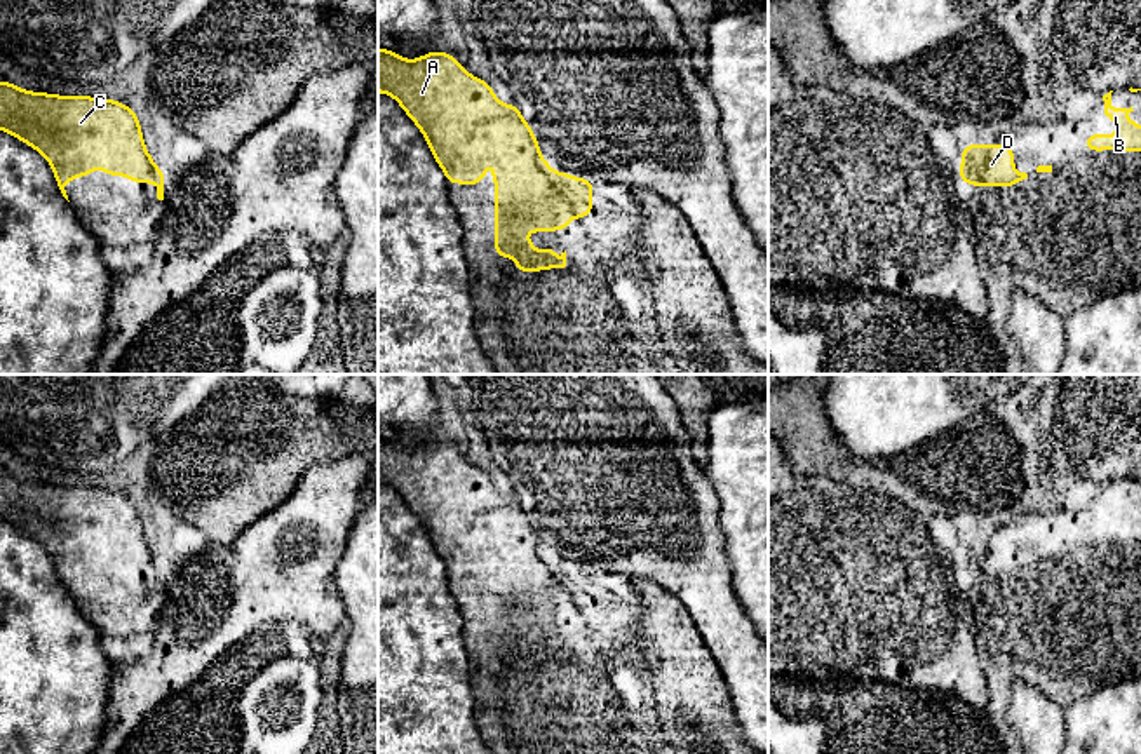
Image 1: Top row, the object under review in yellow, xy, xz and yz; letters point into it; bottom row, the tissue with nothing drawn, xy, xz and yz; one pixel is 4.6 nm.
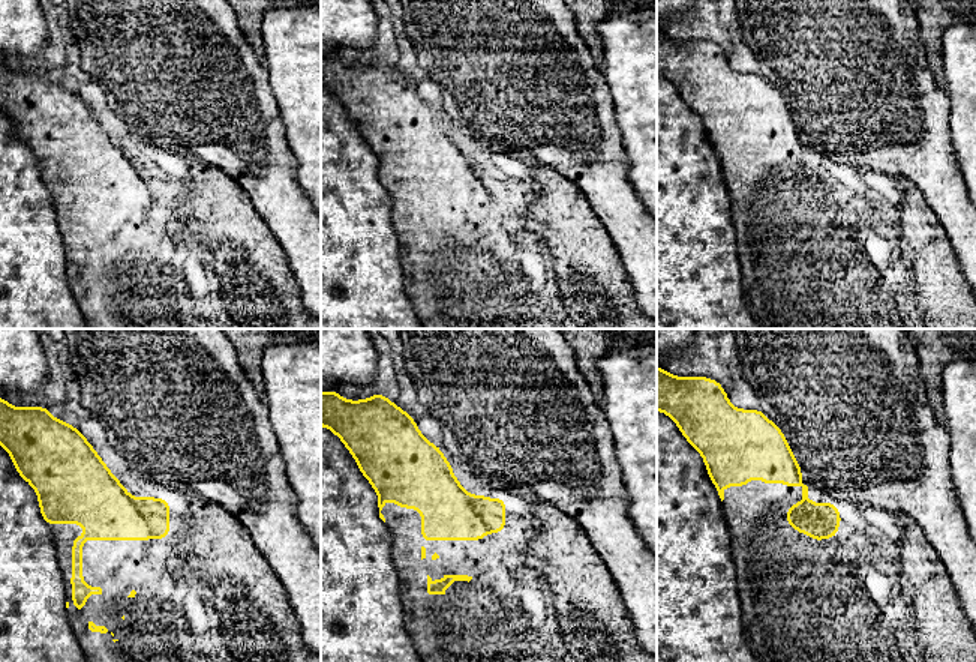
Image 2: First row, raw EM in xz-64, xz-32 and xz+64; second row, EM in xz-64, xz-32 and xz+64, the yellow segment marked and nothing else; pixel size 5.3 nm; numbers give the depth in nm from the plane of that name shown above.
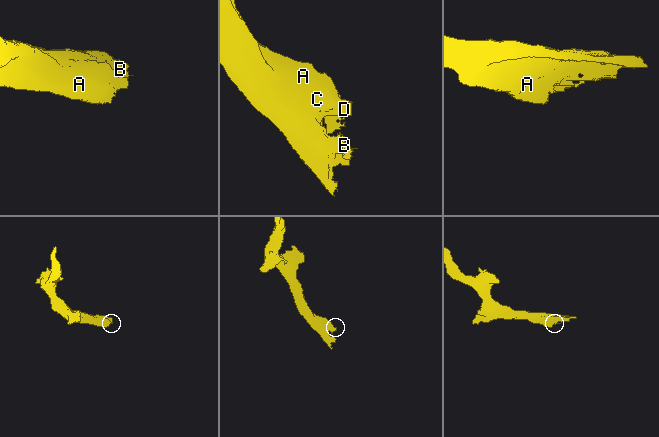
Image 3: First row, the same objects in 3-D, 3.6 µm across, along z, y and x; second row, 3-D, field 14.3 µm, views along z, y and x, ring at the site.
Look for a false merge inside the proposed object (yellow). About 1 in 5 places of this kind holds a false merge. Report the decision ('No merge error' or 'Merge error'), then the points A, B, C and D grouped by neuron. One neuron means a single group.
No merge error. Groups: A B C D

